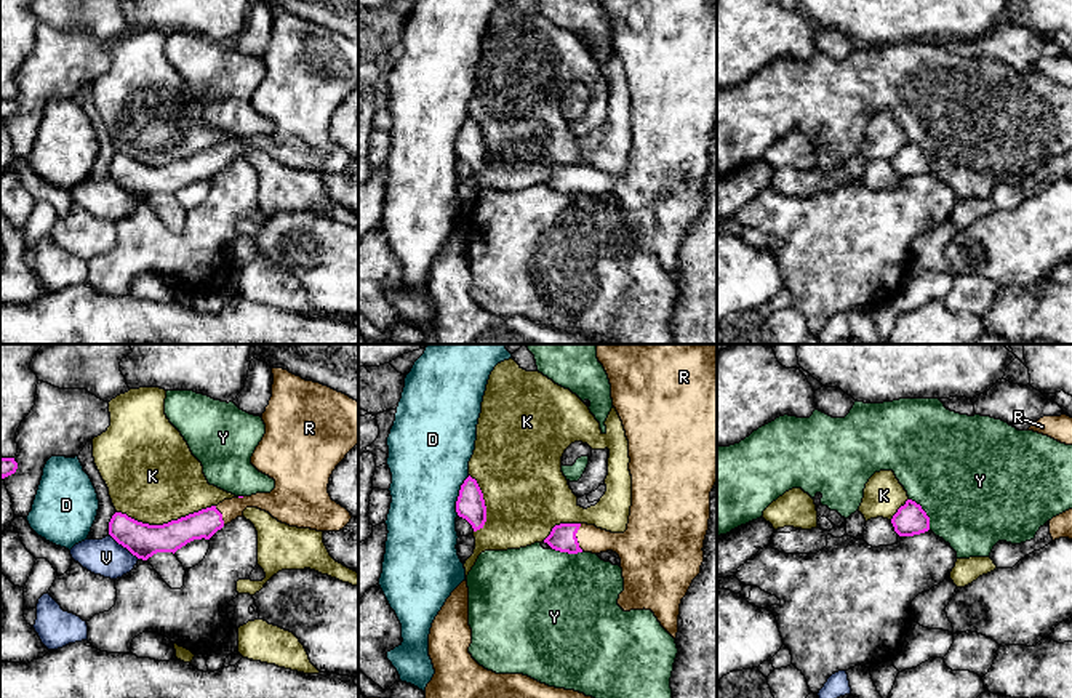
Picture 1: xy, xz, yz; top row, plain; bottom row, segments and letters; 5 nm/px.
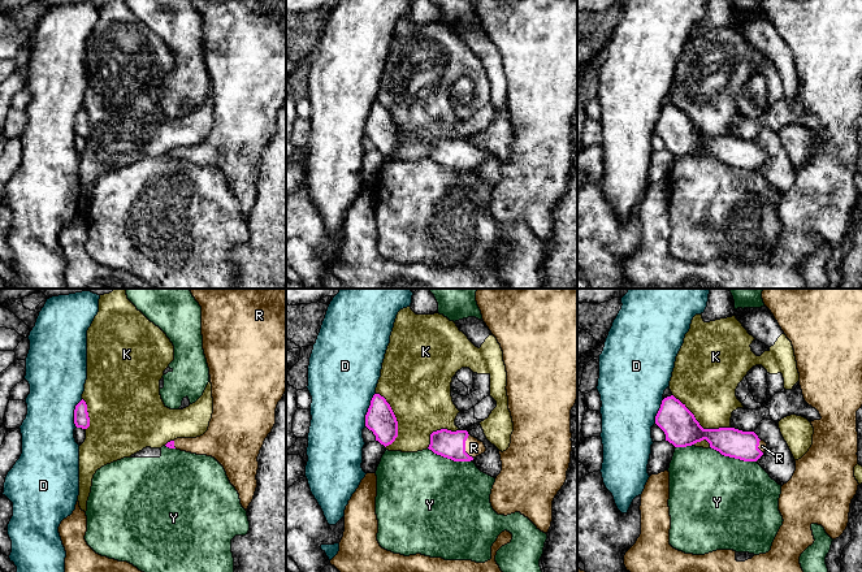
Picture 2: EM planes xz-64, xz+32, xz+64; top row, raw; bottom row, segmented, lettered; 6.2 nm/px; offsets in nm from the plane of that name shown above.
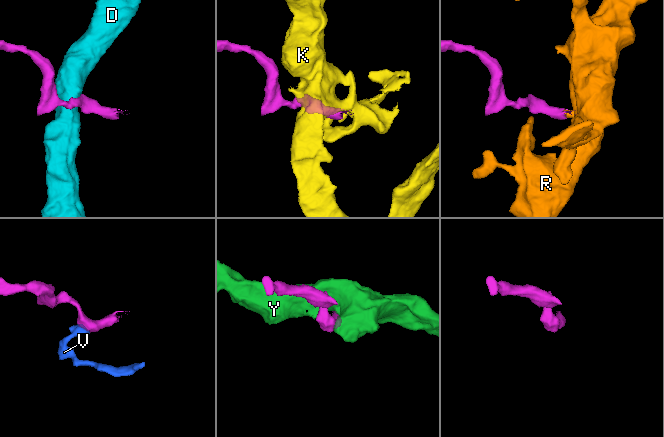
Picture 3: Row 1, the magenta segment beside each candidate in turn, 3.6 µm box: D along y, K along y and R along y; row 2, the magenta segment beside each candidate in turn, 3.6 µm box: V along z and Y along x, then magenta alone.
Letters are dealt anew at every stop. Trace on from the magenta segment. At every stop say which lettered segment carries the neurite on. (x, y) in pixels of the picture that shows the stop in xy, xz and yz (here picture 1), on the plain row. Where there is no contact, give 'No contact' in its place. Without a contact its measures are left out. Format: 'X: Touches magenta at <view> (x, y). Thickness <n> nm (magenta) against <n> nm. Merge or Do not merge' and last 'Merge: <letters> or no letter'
D: Touches magenta at xz (460, 136). Thickness 140 nm (magenta) against 400 nm. Do not merge
K: Touches magenta at xy (165, 165). Thickness 170 nm (magenta) against 460 nm. Do not merge
R: Touches magenta at xz (575, 178). Thickness 130 nm (magenta) against 130 nm. Merge
V: Touches magenta at xy (124, 188). Thickness 170 nm (magenta) against 190 nm. Do not merge
Y: Touches magenta at yz (925, 154). Thickness 160 nm (magenta) against 500 nm. Do not merge
Merge: R

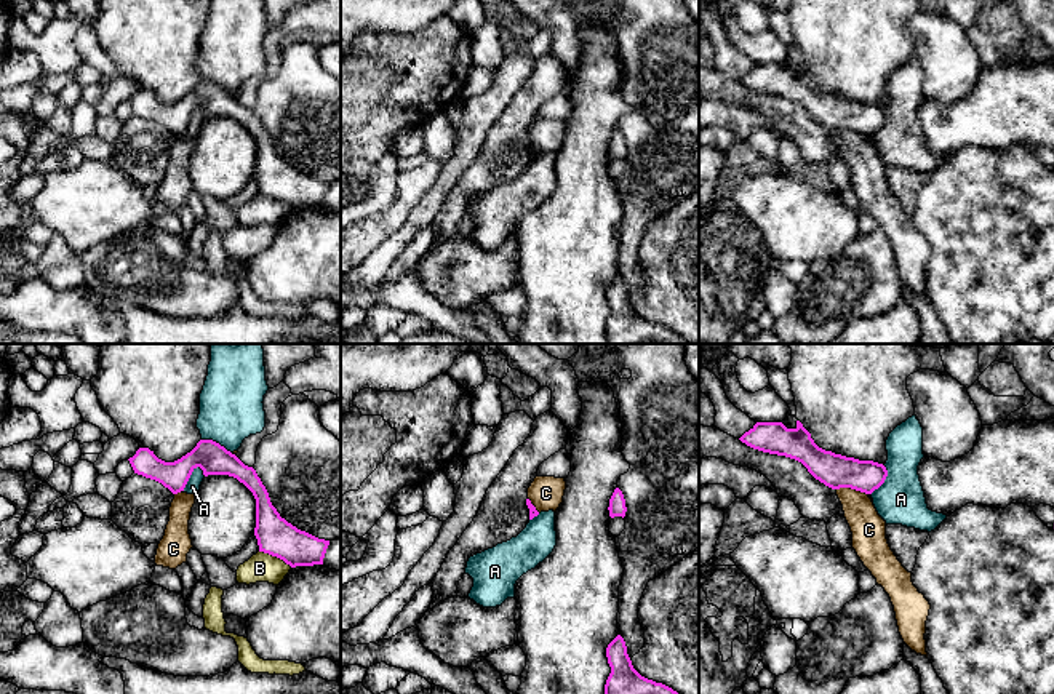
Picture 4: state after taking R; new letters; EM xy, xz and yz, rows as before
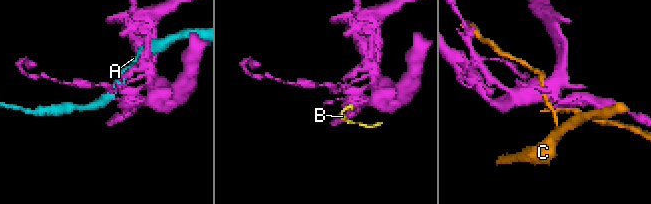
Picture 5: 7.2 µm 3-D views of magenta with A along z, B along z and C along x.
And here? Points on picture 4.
A: Touches magenta at xy (189, 119). Thickness 160 nm (magenta) against 70 nm. Do not merge
B: Touches magenta at xy (275, 197). Thickness 190 nm (magenta) against 140 nm. Do not merge
C: Touches magenta at yz (853, 130). Thickness 170 nm (magenta) against 180 nm. Do not merge
Merge: no letter

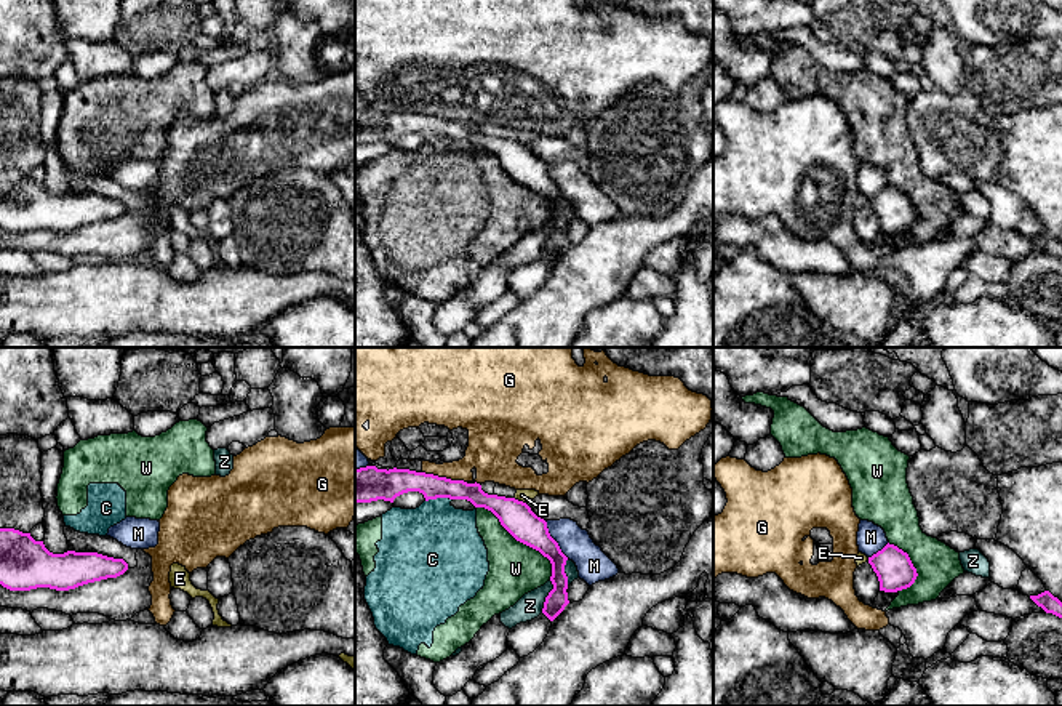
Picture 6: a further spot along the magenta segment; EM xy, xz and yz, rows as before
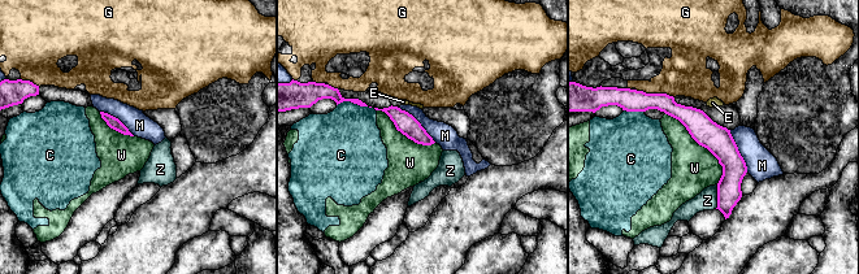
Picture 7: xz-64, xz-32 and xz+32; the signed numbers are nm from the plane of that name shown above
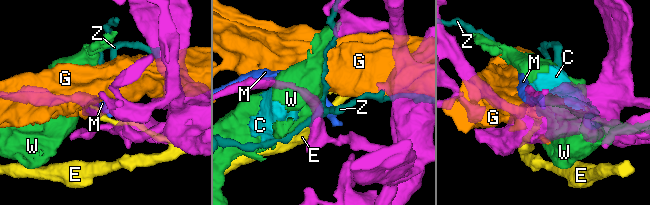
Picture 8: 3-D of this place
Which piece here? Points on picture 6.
C: Touches magenta at xz (439, 138). Thickness 140 nm (magenta) against 440 nm. Do not merge
E: Touches magenta at xz (520, 143). Thickness 160 nm (magenta) against 60 nm. Do not merge
G: Touches magenta at xz (445, 119). Thickness 140 nm (magenta) against 200 nm. Do not merge
M: Touches magenta at xz (554, 181). Thickness 160 nm (magenta) against 170 nm. Do not merge
W: Touches magenta at xz (522, 183). Thickness 160 nm (magenta) against 260 nm. Do not merge
Z: Touches magenta at xz (547, 237). Thickness 110 nm (magenta) against 120 nm. Do not merge
Merge: no letter

